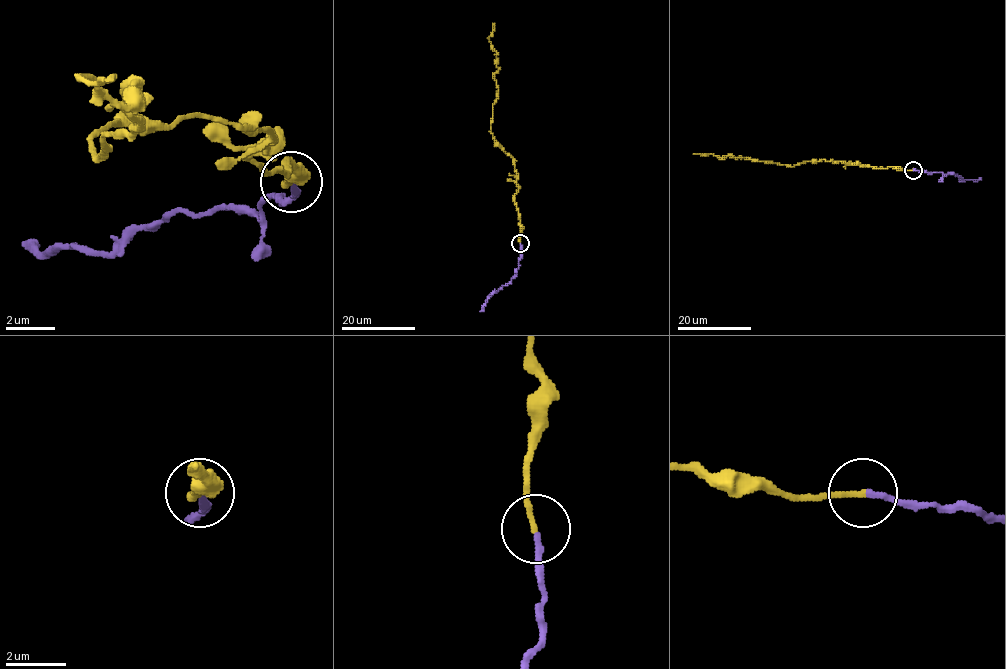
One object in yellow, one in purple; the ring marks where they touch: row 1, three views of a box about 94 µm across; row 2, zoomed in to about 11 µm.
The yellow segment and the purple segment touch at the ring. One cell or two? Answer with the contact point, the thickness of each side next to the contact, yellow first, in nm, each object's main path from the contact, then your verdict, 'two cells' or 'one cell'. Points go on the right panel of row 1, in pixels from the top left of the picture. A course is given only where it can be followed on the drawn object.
place (913, 170); calibres 190 and 190 nm; course yellow (914, 170), (824, 160), (787, 166), (749, 158), (694, 154); course purple (914, 170), (939, 172), (946, 175), (953, 173), (962, 180), (981, 179); one cell

